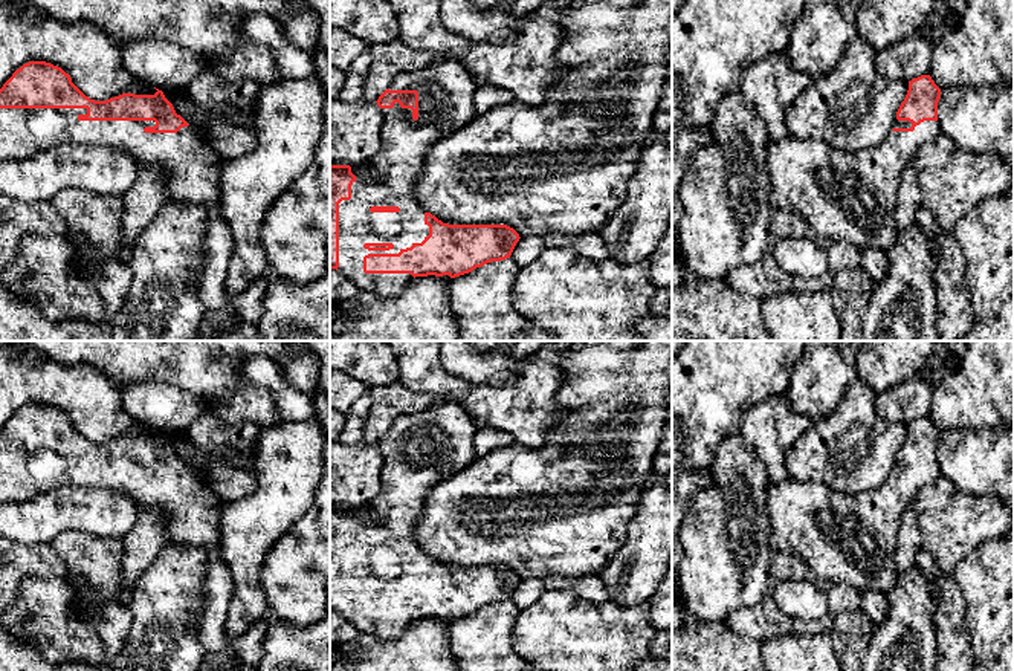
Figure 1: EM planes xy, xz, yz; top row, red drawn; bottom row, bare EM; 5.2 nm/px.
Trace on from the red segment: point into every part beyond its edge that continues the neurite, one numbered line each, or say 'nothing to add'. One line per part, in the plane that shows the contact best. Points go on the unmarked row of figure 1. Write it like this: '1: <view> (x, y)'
1: xy (191, 511)

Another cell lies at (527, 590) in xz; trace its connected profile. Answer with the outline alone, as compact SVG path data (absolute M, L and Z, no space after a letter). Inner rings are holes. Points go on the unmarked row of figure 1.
M542 578L521 579L510 601L521 611L530 607L545 590L547 588Z

